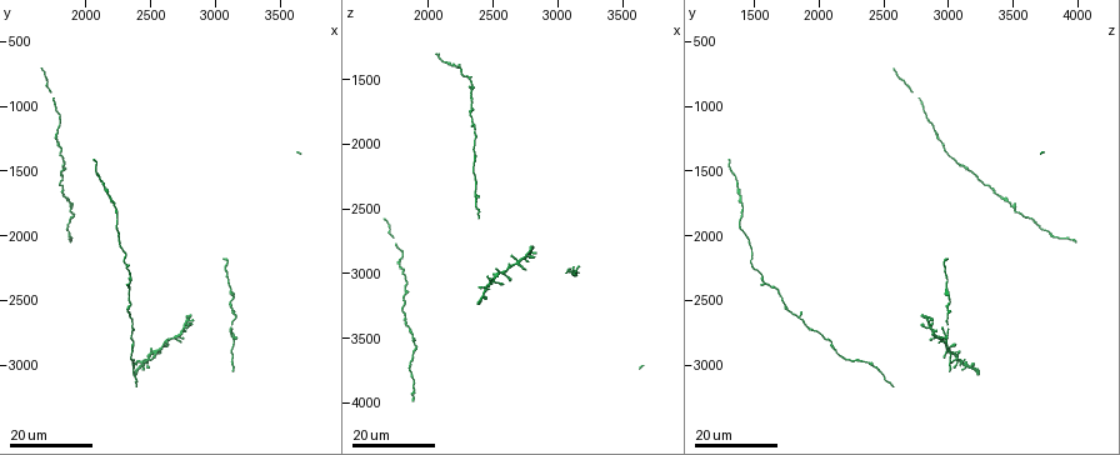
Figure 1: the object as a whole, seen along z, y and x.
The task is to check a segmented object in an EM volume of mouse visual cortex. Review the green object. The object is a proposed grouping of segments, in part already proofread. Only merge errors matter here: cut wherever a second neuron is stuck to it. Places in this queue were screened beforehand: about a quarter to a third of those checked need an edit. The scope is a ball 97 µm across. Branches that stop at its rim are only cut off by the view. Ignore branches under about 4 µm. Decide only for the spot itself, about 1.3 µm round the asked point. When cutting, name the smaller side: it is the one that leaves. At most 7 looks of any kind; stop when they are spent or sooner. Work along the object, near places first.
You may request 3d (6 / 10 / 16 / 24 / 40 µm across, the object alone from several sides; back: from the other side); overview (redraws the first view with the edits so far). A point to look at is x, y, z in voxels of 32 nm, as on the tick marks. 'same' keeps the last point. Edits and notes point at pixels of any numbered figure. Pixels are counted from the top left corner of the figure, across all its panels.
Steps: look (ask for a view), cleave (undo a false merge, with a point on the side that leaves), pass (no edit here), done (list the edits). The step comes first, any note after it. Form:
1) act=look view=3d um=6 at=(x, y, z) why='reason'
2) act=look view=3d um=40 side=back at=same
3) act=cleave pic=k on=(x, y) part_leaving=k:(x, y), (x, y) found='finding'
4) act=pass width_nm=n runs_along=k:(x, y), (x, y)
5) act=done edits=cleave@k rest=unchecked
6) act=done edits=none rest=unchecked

act=look view=3d um=16 at=(2760, 2720, 2840) why='four arms meet'

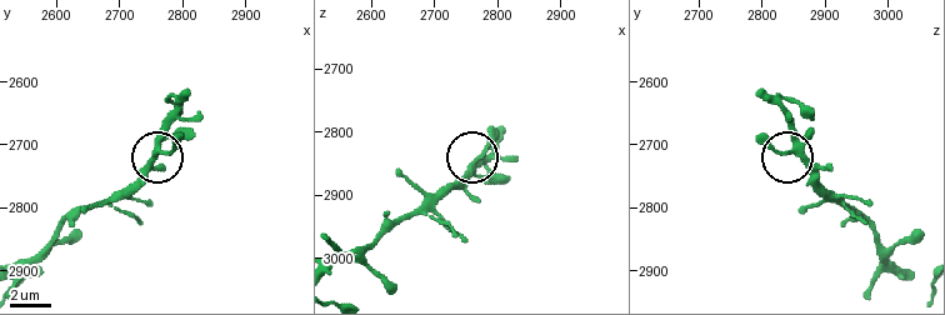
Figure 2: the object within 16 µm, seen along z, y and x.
act=look view=3d um=10 at=(2770, 2710, 2850)

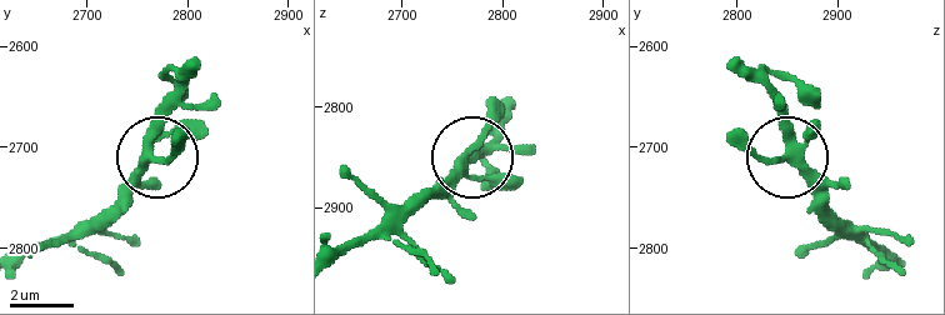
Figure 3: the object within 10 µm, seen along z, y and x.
act=pass width_nm=280 found='one neuron here'

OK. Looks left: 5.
act=look view=3d um=24 at=(3140, 2460, 3000) why='sudden change in width'

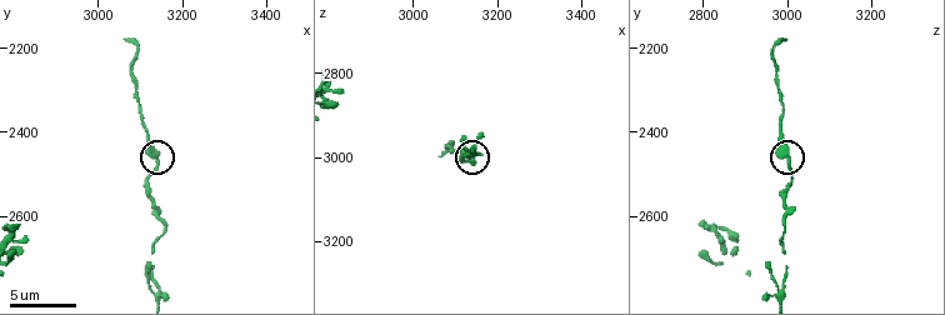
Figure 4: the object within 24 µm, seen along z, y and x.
act=look view=3d um=10 at=(3140, 2480, 3005)

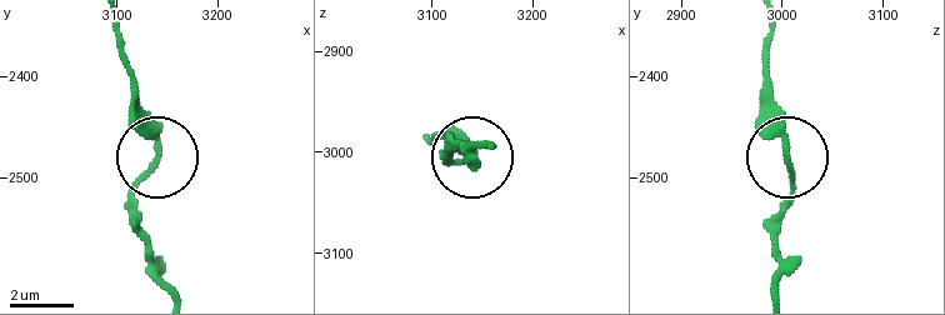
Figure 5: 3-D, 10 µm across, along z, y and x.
act=pass found='all the same neuron'

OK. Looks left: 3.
act=look view=3d um=16 at=(2520, 2940, 3060) why='looks like a crossing'

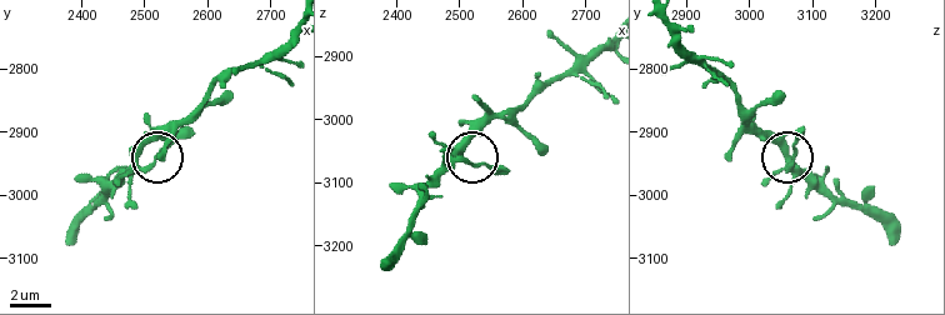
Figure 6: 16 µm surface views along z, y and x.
act=look view=3d um=6 at=(2495, 2955, 3065)

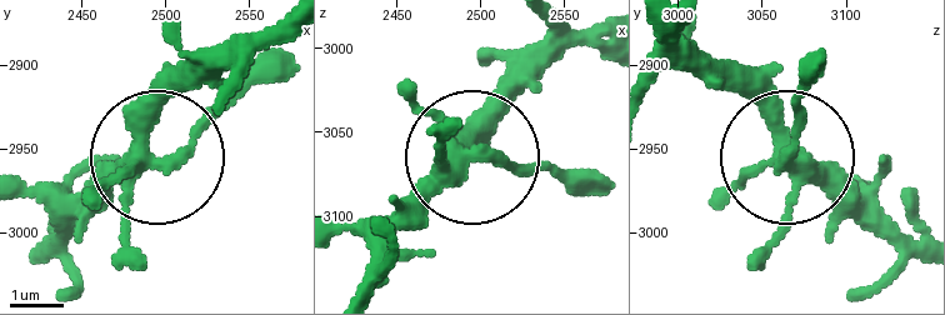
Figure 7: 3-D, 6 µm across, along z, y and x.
act=pass found='continuous, no second neuron'

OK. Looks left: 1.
act=done edits=none rest=unchecked

